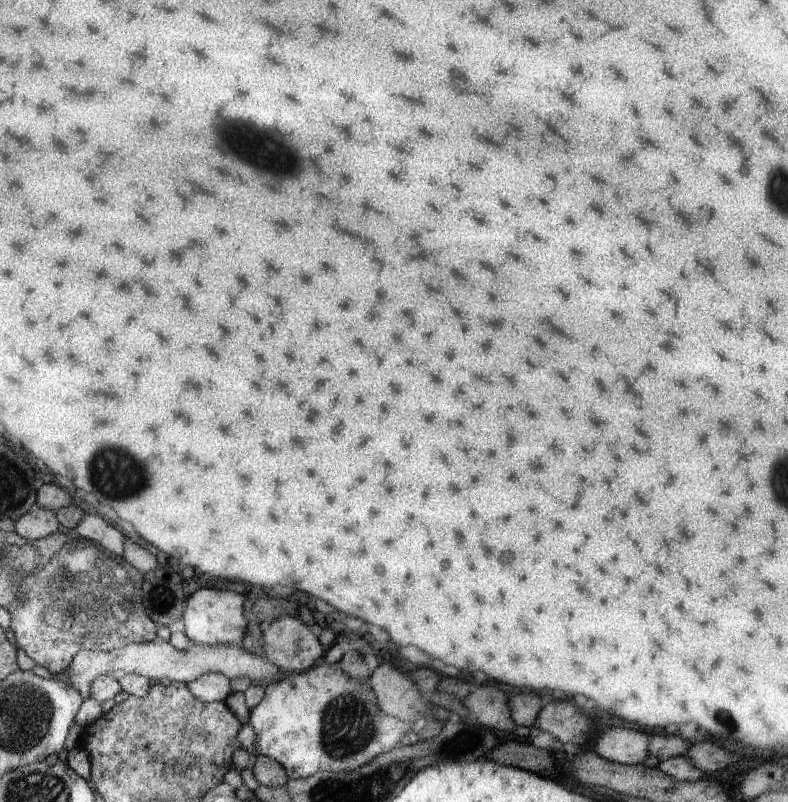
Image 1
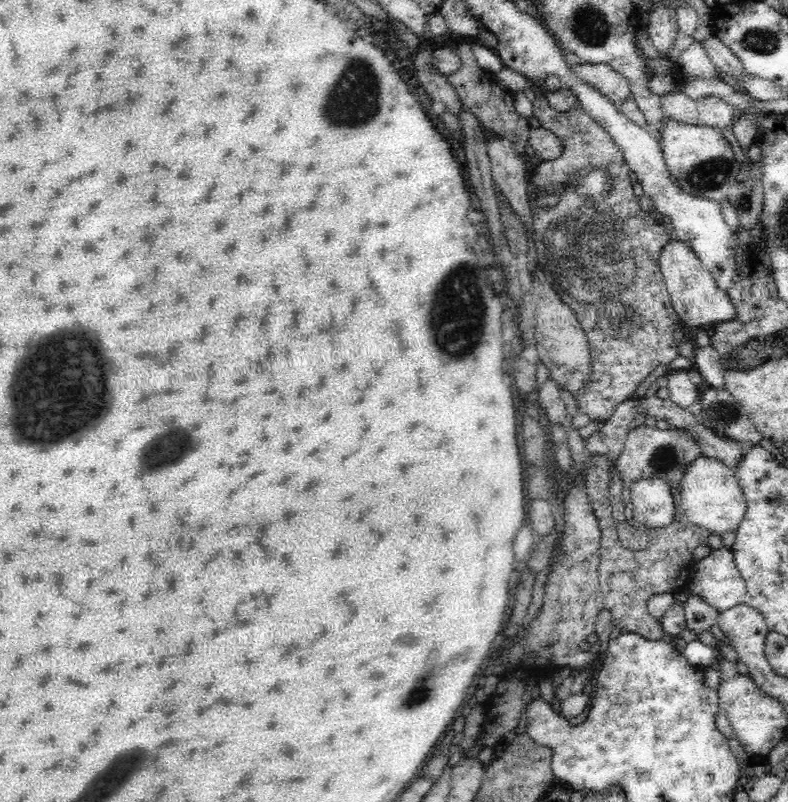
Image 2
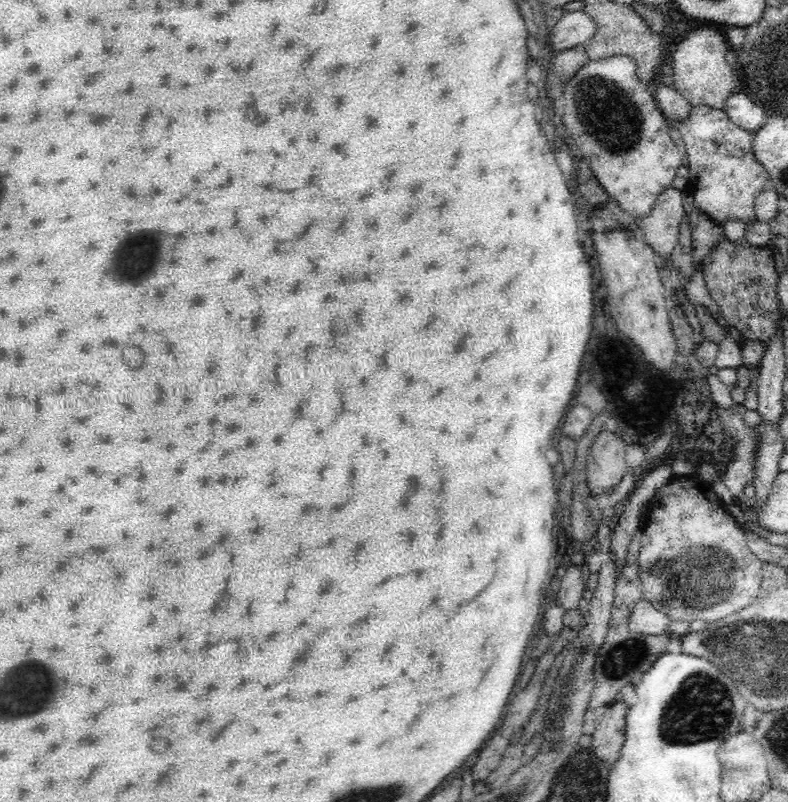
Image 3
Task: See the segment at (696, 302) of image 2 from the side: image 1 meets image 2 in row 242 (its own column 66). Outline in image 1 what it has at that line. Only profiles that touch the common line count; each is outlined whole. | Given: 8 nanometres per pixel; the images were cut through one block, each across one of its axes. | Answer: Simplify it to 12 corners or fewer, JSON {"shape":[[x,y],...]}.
{"shape":[[129,644],[81,650],[57,682],[91,696],[97,676],[279,682],[287,674],[243,646]]}

